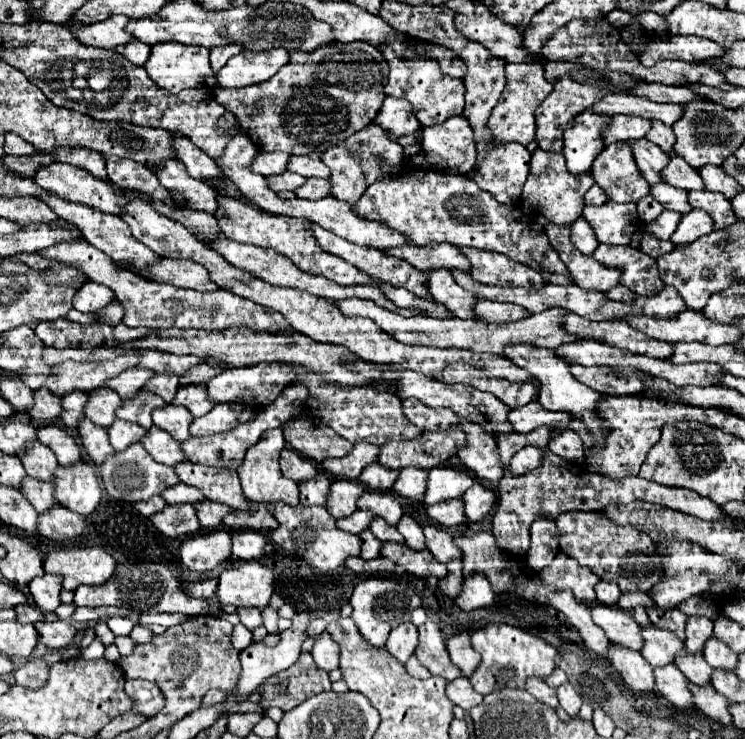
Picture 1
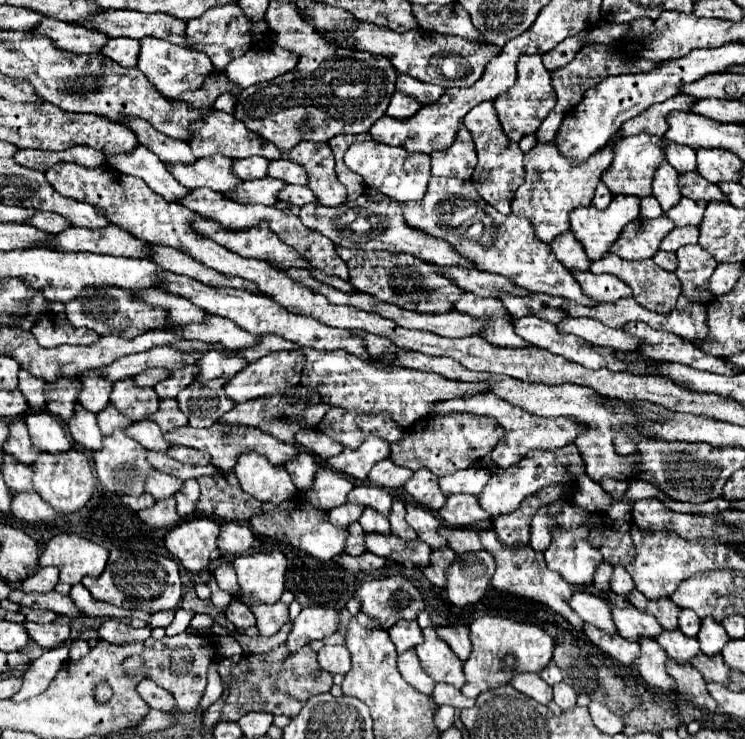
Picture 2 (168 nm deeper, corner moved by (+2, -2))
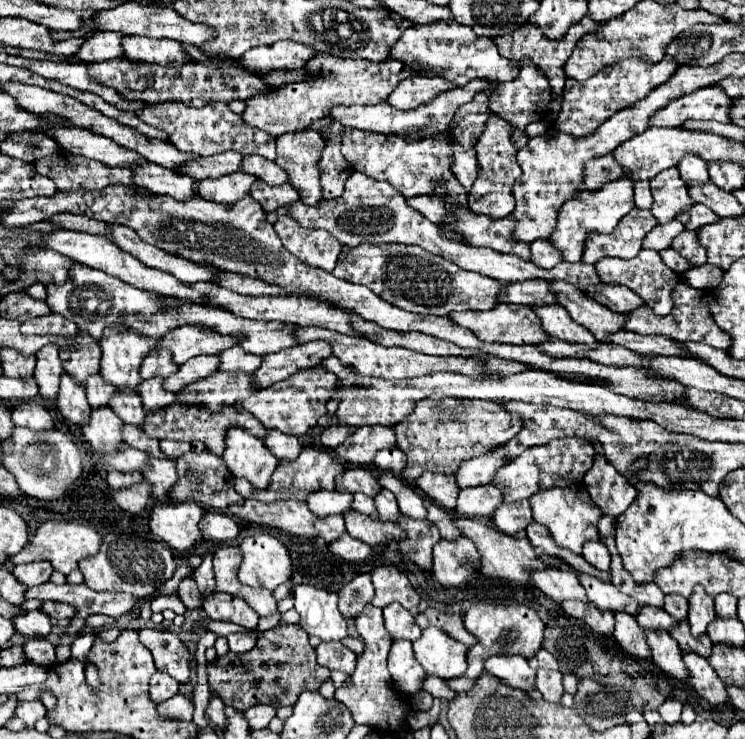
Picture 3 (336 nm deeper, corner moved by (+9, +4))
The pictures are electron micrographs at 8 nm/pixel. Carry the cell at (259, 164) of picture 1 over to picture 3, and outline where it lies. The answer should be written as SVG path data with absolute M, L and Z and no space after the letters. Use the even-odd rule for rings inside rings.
M224 152L216 156L206 156L188 162L184 168L180 168L180 174L188 174L190 178L204 180L204 178L220 178L224 174L232 174L240 170L240 162L244 156L240 152Z

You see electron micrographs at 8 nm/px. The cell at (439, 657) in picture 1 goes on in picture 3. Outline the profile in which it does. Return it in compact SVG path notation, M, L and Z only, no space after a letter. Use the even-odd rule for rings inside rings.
M438 628L422 630L422 636L412 642L412 648L426 674L452 680L466 672L468 648Z

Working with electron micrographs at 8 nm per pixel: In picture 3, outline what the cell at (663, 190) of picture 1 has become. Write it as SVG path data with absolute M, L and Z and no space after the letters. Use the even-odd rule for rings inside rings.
M692 204L692 208L680 212L676 216L676 220L680 220L688 230L698 230L704 224L716 222L718 216L708 206L704 206L704 204Z

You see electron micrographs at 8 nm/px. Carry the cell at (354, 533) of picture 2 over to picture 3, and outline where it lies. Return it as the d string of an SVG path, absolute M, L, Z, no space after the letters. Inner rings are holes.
M344 516L320 518L320 520L316 520L316 530L320 532L320 536L322 536L326 542L336 542L336 538L340 538L340 536L346 532Z

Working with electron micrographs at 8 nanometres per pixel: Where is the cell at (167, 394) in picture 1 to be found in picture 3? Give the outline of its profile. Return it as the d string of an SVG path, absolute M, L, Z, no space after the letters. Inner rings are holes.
M204 356L204 358L190 358L188 362L184 362L176 374L172 374L170 378L164 380L164 390L168 392L176 392L180 388L184 388L186 384L206 378L212 372L218 370L220 360L216 356Z

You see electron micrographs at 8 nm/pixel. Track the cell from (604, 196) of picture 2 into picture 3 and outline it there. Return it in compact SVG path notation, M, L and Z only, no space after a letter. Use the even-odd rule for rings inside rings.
M612 154L592 158L584 166L584 184L588 190L598 190L602 184L612 182L620 176L624 176L624 170L618 166L618 162L612 158Z

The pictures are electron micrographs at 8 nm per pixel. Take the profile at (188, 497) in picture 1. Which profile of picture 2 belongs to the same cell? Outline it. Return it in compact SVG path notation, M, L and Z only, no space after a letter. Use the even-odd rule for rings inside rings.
M153 470L147 476L145 492L149 492L155 500L163 500L163 498L173 496L181 486L183 486L183 482L179 478L171 476L171 474L165 474L165 472L159 472L159 470Z

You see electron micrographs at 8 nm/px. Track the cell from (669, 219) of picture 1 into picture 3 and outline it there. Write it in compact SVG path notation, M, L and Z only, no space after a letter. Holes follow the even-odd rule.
M632 208L630 214L626 214L618 222L616 230L612 230L610 234L590 234L588 236L582 260L588 264L594 264L604 256L634 258L642 250L642 240L656 224L658 222L650 210Z

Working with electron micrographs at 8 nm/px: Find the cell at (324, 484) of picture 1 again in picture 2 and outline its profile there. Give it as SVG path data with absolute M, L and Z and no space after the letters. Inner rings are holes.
M299 452L293 460L289 460L289 462L285 464L285 470L289 472L289 476L293 478L293 484L295 484L299 490L311 488L317 468L319 468L319 466L317 466L313 454L309 454L309 452Z

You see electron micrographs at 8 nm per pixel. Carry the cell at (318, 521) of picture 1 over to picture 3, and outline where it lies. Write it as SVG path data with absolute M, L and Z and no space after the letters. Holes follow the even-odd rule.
M244 500L244 506L234 504L228 508L232 514L240 516L246 522L262 524L278 528L292 536L302 538L316 538L314 522L318 520L316 514L308 510L306 502L298 500L280 500L280 502L260 502L260 500Z

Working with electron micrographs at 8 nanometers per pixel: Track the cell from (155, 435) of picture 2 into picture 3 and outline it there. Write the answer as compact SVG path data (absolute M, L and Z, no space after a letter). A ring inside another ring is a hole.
M116 392L110 402L110 408L124 424L132 424L136 428L142 428L146 412L144 412L140 396L136 392Z

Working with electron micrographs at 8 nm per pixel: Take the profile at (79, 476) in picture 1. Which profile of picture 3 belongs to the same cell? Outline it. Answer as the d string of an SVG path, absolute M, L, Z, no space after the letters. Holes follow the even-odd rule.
M14 428L14 434L10 440L2 442L4 446L4 468L14 474L18 486L22 488L24 494L38 498L38 500L60 500L68 488L82 476L82 454L78 446L60 430L42 430L42 432L32 432L28 428Z

